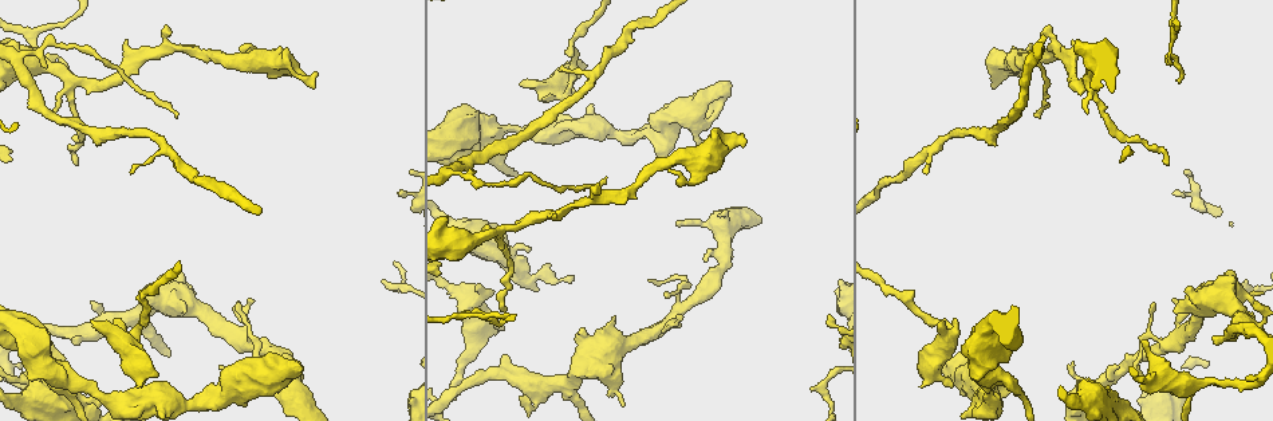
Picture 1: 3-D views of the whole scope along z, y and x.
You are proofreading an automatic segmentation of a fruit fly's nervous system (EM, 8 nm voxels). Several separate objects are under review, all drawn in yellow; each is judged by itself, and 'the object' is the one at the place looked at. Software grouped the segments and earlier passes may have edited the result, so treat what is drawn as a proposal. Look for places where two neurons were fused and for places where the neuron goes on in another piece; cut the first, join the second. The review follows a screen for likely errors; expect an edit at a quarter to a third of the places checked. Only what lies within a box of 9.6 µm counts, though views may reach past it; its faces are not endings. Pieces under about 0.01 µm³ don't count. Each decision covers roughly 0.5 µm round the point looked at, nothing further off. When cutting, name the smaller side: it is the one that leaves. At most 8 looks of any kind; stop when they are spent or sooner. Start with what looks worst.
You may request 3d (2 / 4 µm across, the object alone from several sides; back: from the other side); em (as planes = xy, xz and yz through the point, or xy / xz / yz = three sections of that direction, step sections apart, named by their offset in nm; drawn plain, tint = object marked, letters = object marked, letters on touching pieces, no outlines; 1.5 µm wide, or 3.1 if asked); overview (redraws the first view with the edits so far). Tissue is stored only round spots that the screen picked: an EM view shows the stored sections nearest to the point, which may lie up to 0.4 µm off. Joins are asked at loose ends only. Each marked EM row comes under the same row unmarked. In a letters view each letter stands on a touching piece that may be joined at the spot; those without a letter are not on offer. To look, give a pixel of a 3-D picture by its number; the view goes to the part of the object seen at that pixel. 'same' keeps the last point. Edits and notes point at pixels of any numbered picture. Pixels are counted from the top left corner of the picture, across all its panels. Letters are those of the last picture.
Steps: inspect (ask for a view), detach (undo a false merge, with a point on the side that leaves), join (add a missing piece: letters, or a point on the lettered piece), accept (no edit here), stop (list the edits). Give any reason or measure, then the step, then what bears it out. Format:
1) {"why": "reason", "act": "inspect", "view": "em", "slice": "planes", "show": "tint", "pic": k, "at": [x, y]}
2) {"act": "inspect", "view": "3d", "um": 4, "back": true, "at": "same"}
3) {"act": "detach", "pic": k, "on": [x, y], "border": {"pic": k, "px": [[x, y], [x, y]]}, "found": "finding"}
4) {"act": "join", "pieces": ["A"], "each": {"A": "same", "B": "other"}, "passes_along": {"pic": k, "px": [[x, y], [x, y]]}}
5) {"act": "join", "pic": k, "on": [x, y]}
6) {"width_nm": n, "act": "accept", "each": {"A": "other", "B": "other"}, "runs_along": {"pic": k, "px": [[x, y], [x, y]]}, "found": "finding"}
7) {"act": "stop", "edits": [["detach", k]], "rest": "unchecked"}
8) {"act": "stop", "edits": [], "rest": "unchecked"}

{"why": "free end", "act": "inspect", "view": "em", "slice": "yz", "step": 8, "show": "letters", "pic": 1, "at": [181, 273]}

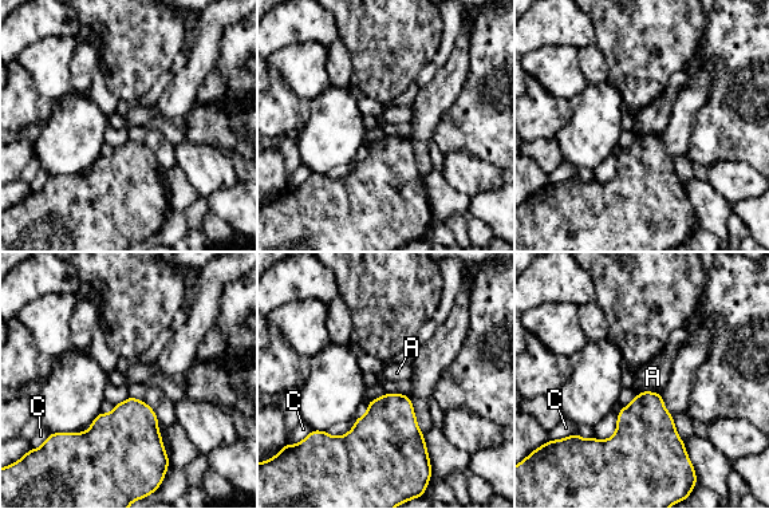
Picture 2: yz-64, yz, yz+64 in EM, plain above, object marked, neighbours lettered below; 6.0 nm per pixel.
{"act": "accept", "each": {"A": "other", "C": "other"}, "border": {"pic": 2, "px": [[638, 391], [657, 391], [659, 394]]}, "found": "none of them fits"}

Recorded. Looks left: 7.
{"why": "end of a long branch", "act": "inspect", "view": "3d", "um": 4, "pic": 1, "at": [1039, 116]}

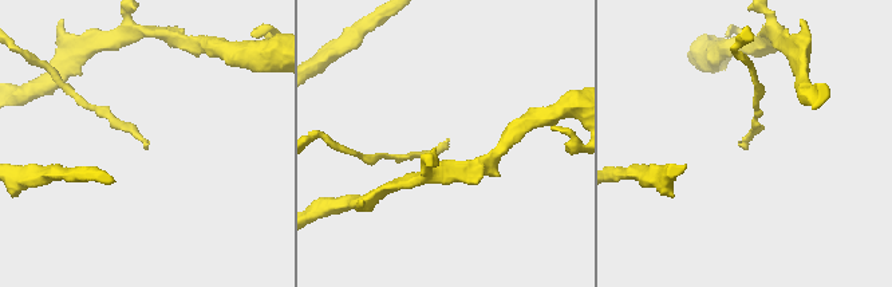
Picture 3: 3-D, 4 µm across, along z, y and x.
{"why": "need the tissue", "act": "inspect", "view": "em", "slice": "yz", "step": 4, "show": "letters", "pic": 3, "at": [747, 146]}

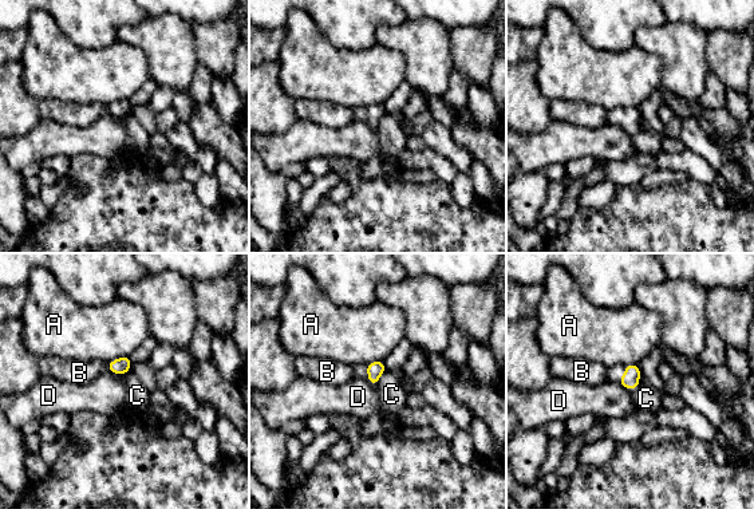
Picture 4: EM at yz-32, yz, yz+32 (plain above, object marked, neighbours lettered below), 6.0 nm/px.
{"act": "accept", "each": {"A": "other", "B": "other", "C": "other", "D": "other"}, "border": {"pic": 4, "px": [[385, 370], [376, 385]]}, "found": "no lettered piece goes on from it"}

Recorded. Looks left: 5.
{"why": "branch stops here", "act": "inspect", "view": "em", "um": 3.1, "slice": "planes", "show": "letters", "pic": 1, "at": [1177, 81]}

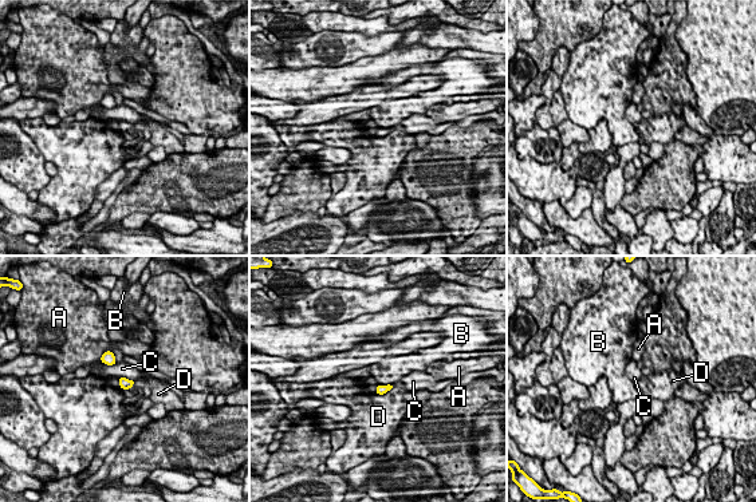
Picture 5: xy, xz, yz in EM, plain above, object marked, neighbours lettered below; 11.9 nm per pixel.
{"act": "accept", "each": {"A": "other", "B": "other", "C": "other", "D": "other"}, "found": "no lettered piece goes on from it"}

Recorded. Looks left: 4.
{"act": "stop", "edits": [], "rest": "unchecked"}

